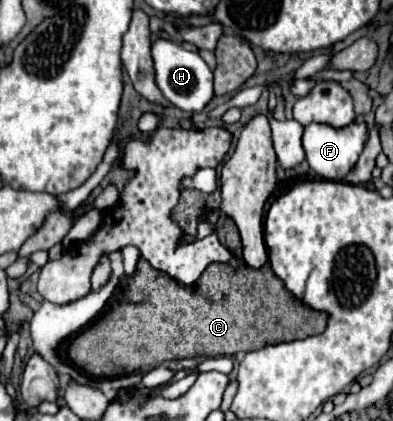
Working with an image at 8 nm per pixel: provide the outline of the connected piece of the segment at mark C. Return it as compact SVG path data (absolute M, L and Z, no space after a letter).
M139 257L135 273L121 277L121 283L113 293L109 309L105 309L103 317L99 317L89 329L69 341L67 357L89 377L115 379L125 375L125 371L147 373L163 361L199 355L237 355L275 343L319 335L327 327L327 317L327 313L307 307L291 293L287 297L285 285L279 277L273 275L267 263L261 269L251 269L247 265L237 265L237 269L233 269L233 265L209 265L195 285L181 285L167 274L153 269L143 257Z

